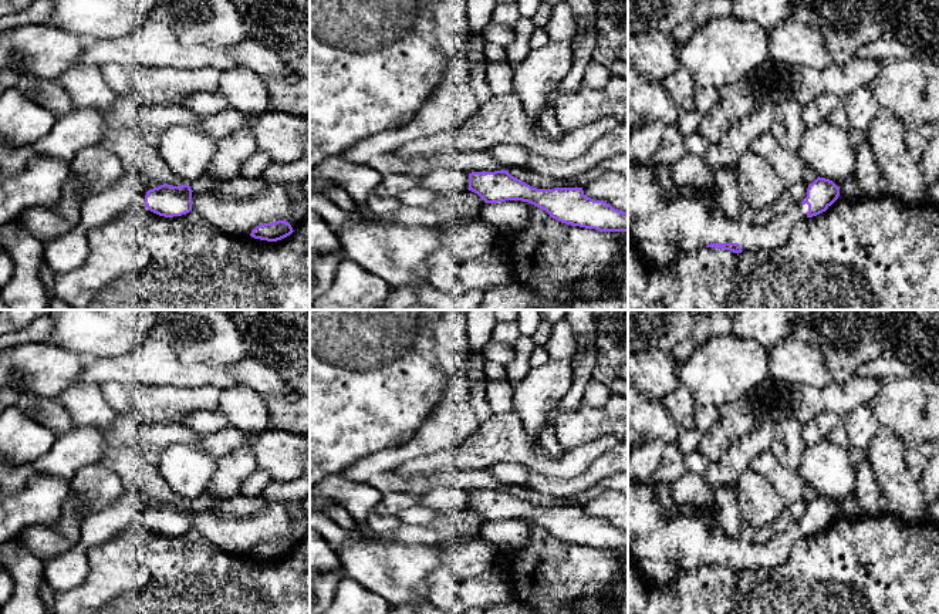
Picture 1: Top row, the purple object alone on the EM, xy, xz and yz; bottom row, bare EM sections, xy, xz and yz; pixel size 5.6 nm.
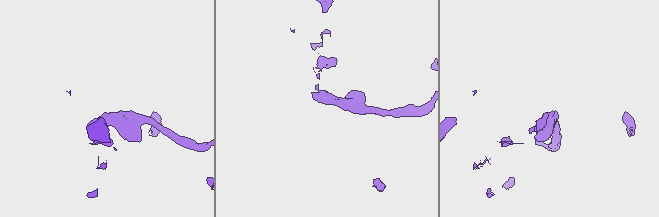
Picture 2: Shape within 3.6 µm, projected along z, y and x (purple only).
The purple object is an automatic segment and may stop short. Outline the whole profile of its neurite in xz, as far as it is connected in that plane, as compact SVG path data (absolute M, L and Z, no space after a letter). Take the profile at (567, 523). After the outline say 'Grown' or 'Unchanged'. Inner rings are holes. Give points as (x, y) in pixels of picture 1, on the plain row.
M501 488L469 492L467 507L477 512L486 522L528 520L565 543L628 551L628 532L604 519L588 516L582 506L537 507Z. Unchanged

